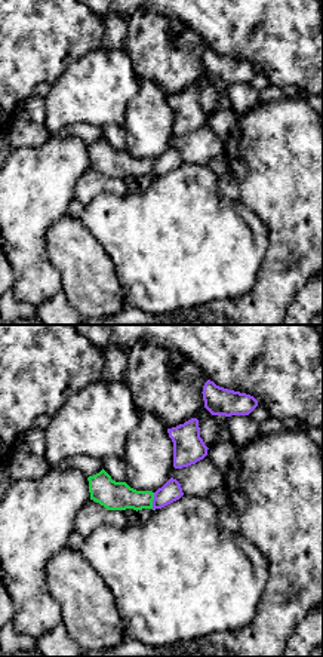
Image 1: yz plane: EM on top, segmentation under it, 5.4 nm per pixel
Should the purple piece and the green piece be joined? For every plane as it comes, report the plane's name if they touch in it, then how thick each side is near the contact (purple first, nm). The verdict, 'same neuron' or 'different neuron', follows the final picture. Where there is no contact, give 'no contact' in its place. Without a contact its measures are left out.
yz | 110/160 nm

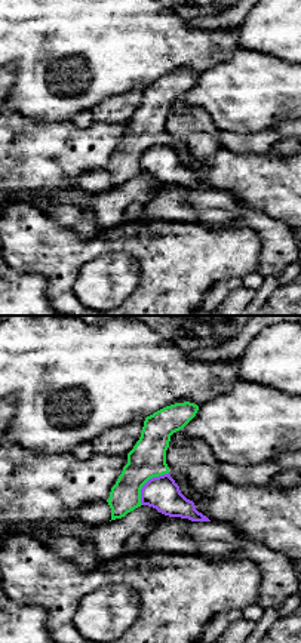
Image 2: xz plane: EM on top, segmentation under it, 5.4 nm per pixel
xz | 180/200 nm

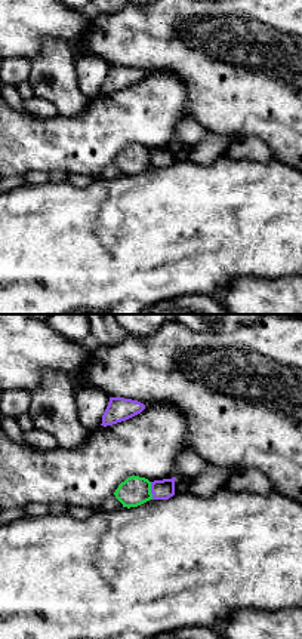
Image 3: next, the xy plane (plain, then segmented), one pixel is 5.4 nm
xy | 110/160 nm

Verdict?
different neuron

